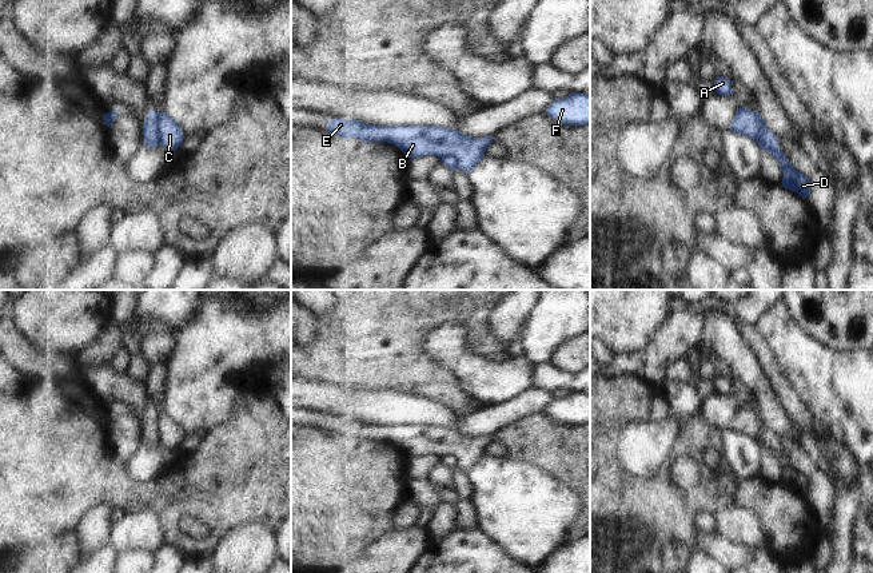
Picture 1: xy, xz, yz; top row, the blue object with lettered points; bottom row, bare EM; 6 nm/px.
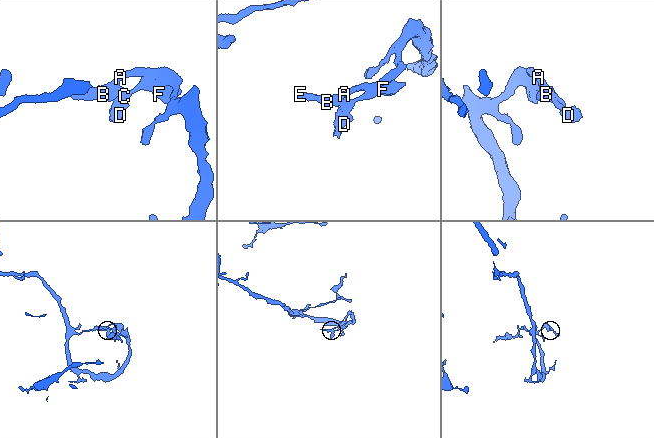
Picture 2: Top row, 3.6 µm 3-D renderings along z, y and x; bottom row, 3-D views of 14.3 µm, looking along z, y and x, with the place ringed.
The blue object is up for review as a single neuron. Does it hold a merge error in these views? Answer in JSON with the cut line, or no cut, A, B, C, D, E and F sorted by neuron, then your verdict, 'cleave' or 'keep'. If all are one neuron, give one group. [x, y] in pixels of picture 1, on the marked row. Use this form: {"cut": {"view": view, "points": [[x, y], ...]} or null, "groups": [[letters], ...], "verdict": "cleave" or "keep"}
{"cut": {"view": "xy", "points": [[156, 112], [159, 143]]}, "groups": [["A", "B", "C", "E", "F"], ["D"]], "verdict": "cleave"}

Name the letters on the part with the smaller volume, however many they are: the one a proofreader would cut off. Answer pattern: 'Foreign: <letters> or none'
Foreign: D

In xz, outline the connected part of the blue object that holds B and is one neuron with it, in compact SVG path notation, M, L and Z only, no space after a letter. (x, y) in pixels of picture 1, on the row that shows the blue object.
M334 119L327 123L327 132L346 139L395 144L407 159L423 155L442 159L449 155L458 159L458 168L466 174L485 156L494 138L471 138L442 126L372 126L355 119Z

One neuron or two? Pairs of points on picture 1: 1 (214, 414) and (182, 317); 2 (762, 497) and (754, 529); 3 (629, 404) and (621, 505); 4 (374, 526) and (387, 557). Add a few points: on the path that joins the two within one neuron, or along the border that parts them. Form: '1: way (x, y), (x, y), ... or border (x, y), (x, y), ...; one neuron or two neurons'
1: border (202, 303), (198, 315), (178, 333); two neurons
2: border (728, 508), (752, 509), (768, 532); two neurons
3: way (606, 429), (606, 480); one neuron
4: border (393, 528), (373, 546), (367, 558); two neurons

